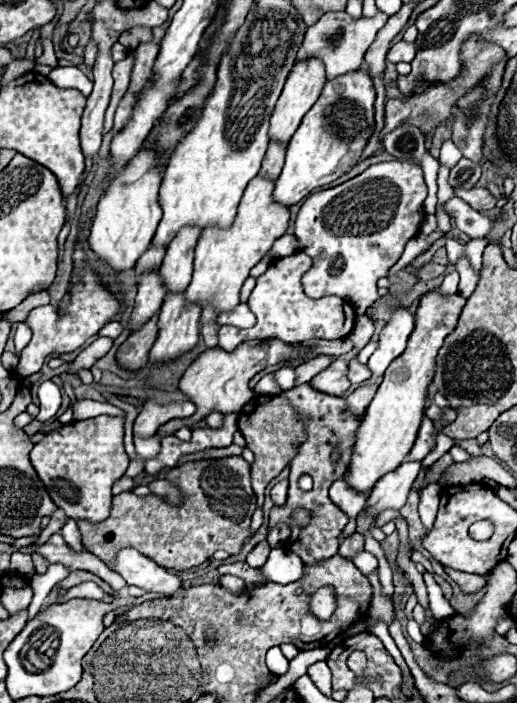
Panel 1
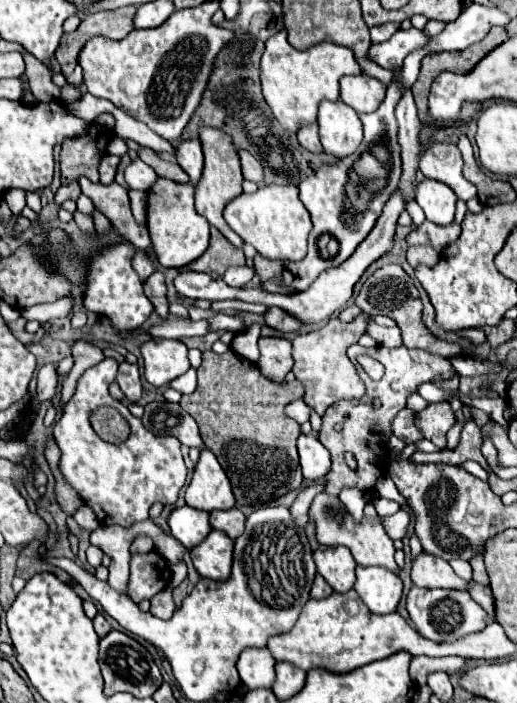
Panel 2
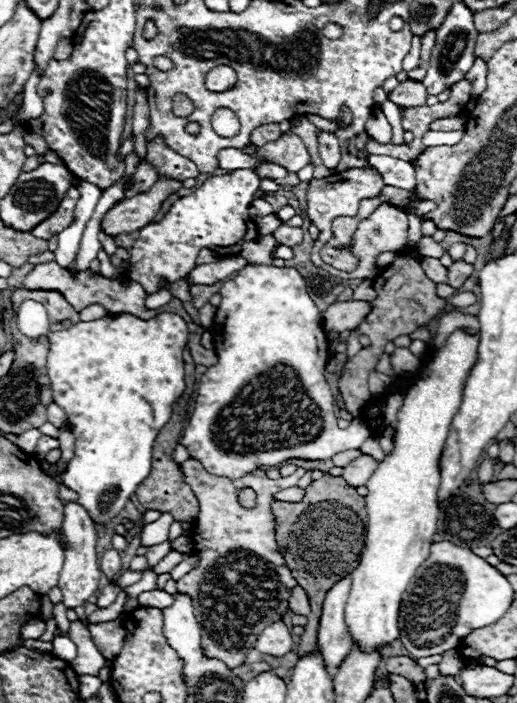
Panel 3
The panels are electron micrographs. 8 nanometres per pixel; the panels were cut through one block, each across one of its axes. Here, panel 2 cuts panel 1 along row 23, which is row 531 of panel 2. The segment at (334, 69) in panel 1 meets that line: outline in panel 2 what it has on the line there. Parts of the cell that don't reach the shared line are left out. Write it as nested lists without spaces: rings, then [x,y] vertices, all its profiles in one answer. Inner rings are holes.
[[[322,492],[314,498],[312,508],[308,512],[308,518],[316,522],[316,540],[320,544],[324,544],[324,546],[338,546],[338,544],[346,546],[360,566],[382,566],[382,568],[388,568],[390,572],[400,570],[398,564],[394,562],[394,552],[396,552],[394,542],[386,534],[386,530],[378,518],[374,518],[374,520],[362,518],[360,524],[354,524],[352,516],[344,510],[338,496],[330,496],[326,492]]]

